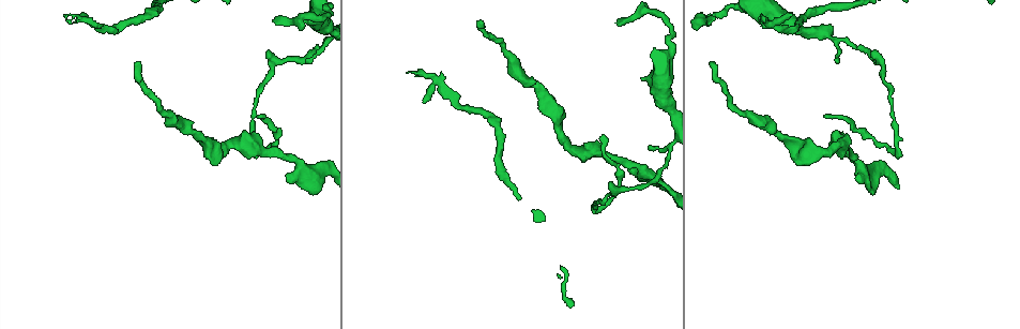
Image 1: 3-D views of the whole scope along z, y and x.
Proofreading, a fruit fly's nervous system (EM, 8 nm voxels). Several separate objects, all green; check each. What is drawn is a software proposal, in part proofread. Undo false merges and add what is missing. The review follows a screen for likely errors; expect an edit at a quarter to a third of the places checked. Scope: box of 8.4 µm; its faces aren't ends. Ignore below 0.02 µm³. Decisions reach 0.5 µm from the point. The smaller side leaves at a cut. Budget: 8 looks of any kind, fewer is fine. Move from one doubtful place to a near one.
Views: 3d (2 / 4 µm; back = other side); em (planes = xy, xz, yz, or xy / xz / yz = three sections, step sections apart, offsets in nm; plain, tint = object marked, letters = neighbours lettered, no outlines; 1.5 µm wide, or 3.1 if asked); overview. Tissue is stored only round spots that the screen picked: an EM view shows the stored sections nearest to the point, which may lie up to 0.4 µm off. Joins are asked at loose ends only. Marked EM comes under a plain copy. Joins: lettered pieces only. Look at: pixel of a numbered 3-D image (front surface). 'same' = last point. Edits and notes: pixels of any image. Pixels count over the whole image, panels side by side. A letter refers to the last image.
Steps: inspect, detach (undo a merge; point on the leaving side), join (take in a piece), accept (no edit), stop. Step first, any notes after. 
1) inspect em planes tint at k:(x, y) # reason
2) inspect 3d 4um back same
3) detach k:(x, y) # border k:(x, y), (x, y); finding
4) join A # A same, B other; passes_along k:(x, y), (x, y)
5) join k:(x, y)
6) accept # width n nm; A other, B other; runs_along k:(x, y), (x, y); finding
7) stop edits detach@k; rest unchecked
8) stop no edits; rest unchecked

inspect 3d 4um at 1:(306, 60) # thin end

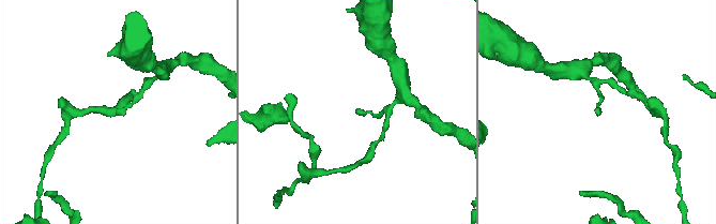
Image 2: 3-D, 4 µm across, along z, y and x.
inspect em xy step 8 tint at 2:(119, 111)

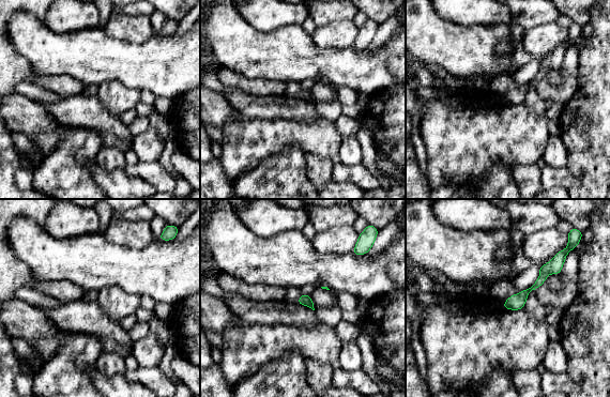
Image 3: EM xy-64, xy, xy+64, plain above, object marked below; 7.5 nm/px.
inspect em planes letters same

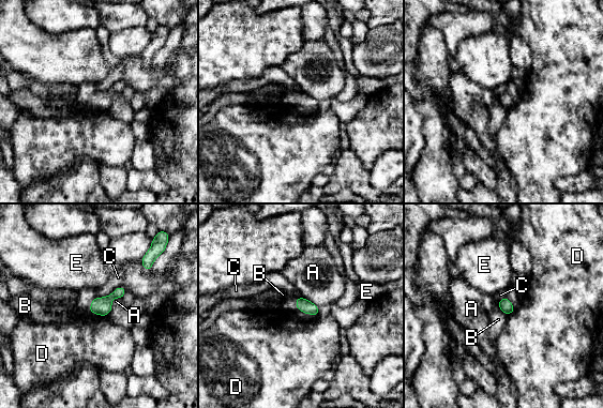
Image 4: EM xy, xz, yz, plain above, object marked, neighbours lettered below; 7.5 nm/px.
accept # width 100 nm; longest_contact C 200 nm; A other, B other, C other, D other, E other; none of them fits

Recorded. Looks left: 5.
inspect 3d 4um at 1:(276, 19) # long arm stops here

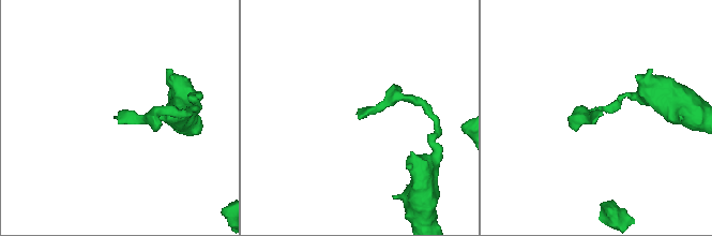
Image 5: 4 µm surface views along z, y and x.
inspect em planes tint at 5:(599, 109) # need the tissue

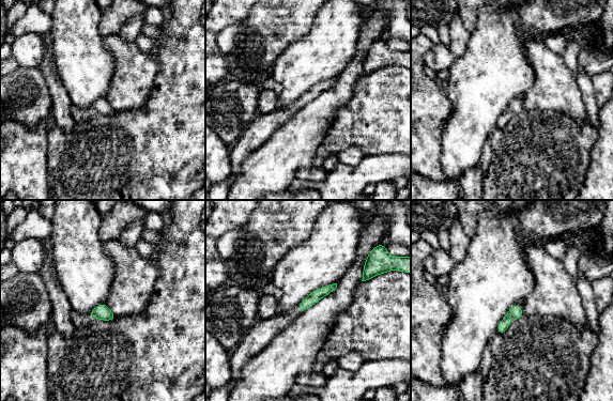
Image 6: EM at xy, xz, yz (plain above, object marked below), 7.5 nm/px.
inspect em planes letters same

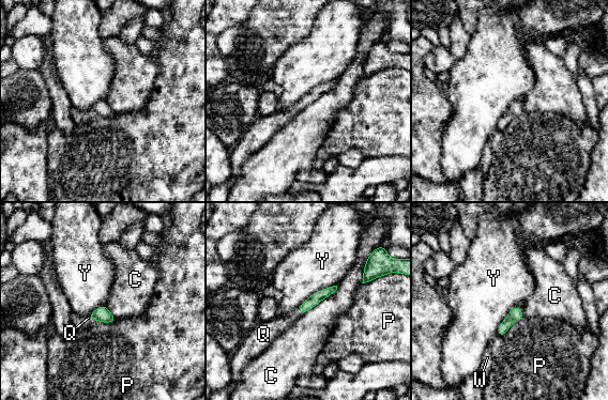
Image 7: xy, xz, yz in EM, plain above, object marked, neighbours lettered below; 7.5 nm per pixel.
join Q # C other, P other, Q same, W other, Y other; passes_along 7:(316, 297), (299, 312), (271, 329); it goes on there

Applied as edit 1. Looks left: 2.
stop edits join@7; rest unchecked

